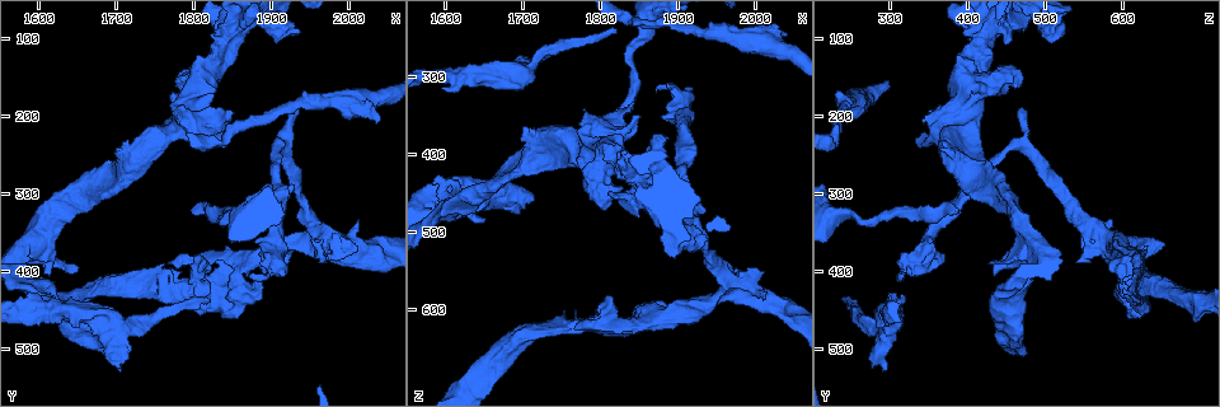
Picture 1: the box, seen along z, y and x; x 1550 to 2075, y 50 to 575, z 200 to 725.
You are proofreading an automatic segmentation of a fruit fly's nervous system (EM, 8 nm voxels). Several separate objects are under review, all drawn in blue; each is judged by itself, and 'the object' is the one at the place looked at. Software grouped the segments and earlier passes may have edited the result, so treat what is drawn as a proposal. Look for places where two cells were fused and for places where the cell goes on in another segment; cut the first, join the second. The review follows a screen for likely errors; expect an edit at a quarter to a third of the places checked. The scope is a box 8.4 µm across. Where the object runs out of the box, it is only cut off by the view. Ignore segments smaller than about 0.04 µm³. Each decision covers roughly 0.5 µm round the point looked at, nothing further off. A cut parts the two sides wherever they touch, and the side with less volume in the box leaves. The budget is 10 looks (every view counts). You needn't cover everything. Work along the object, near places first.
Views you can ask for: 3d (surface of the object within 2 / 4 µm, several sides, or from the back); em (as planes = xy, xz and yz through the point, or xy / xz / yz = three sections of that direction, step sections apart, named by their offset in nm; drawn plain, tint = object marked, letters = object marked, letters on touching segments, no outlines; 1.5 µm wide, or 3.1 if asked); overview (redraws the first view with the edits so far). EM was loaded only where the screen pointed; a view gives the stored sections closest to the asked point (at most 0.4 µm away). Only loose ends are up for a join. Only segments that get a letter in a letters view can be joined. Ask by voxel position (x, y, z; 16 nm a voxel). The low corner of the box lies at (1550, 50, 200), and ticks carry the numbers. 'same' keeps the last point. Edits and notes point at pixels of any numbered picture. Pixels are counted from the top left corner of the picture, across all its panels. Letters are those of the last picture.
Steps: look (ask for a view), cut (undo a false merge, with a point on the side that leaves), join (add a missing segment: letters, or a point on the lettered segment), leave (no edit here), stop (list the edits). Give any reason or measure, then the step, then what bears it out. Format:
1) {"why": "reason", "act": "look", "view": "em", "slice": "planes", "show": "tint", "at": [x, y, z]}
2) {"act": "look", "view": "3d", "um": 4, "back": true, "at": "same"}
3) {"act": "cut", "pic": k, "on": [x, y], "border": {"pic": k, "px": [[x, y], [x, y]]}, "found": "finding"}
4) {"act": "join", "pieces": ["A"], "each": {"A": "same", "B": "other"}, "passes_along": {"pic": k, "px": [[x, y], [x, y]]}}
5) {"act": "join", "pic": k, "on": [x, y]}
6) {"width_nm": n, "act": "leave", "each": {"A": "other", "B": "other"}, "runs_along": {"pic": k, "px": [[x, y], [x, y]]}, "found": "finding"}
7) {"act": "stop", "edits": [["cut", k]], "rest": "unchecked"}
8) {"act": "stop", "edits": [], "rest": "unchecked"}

{"why": "thin end", "act": "look", "view": "3d", "um": 2, "at": [1805, 325, 385]}

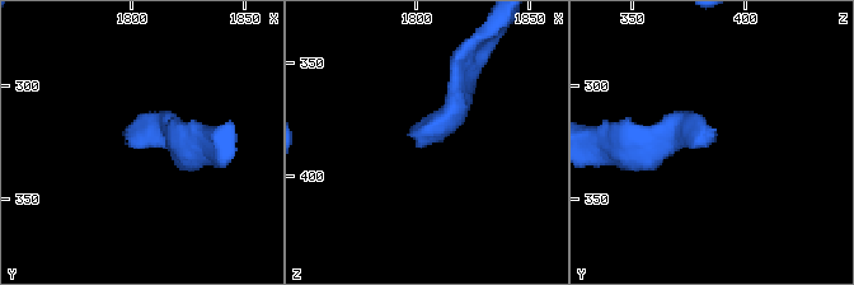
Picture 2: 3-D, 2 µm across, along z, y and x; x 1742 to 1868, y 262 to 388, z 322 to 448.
{"act": "look", "view": "em", "slice": "planes", "show": "letters", "at": [1803, 322, 388]}

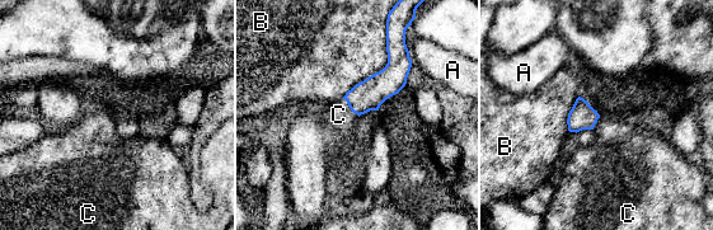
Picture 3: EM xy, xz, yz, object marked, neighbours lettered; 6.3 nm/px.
{"width_nm": 170, "longest_contact_nm": ["B", 500], "act": "join", "pieces": ["C"], "each": {"A": "other", "B": "other", "C": "same"}, "found": "it goes on there"}

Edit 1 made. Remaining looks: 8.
{"act": "look", "view": "overview"}

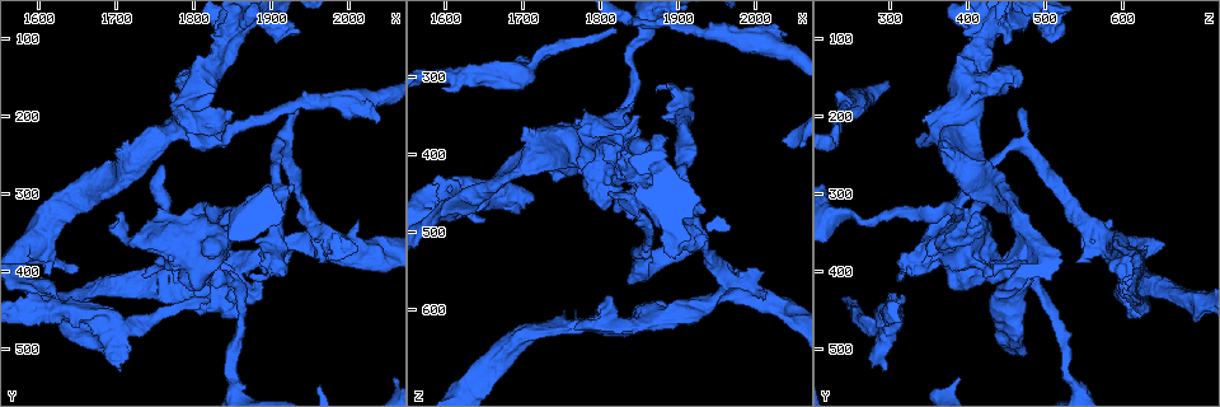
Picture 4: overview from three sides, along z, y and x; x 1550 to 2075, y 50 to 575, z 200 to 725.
{"why": "branch stops here", "act": "look", "view": "em", "slice": "planes", "show": "letters", "at": [1845, 195, 350]}

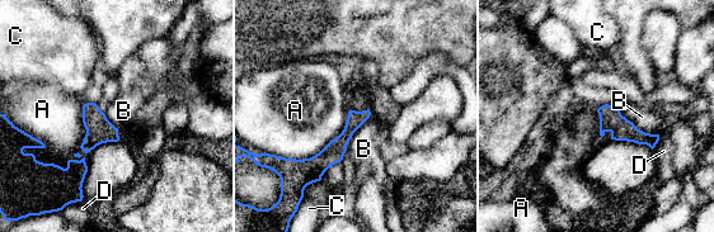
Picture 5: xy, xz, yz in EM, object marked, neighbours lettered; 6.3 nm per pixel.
{"act": "leave", "each": {"A": "other", "B": "other", "C": "other", "D": "other"}, "border": {"pic": 5, "px": [[350, 110], [314, 155], [278, 156]]}, "found": "none of them fits"}

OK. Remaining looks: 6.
{"why": "free end", "act": "look", "view": "em", "slice": "planes", "show": "letters", "at": [2010, 335, 585]}

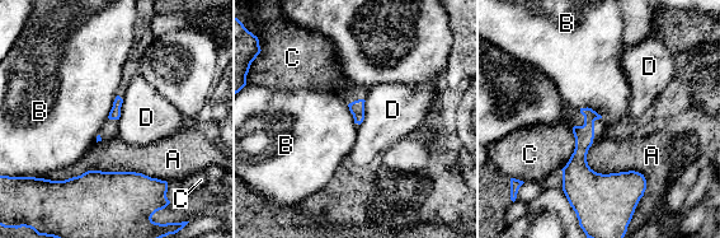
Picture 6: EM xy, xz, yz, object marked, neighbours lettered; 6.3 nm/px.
{"act": "leave", "each": {"A": "other", "B": "other", "C": "other", "D": "other"}, "runs_along": {"pic": 6, "px": [[584, 111], [582, 164], [598, 176]]}, "found": "no lettered segment goes on from it"}

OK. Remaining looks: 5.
{"why": "stops while still wide", "act": "look", "view": "3d", "um": 4, "at": [1705, 530, 290]}

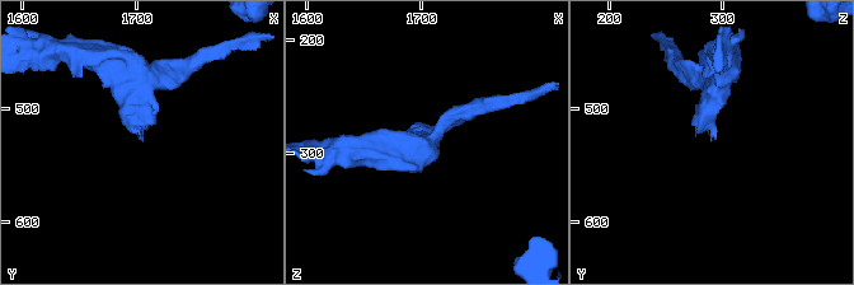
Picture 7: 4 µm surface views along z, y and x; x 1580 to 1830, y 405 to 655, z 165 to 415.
{"act": "look", "view": "em", "slice": "planes", "show": "letters", "at": [1706, 528, 290]}

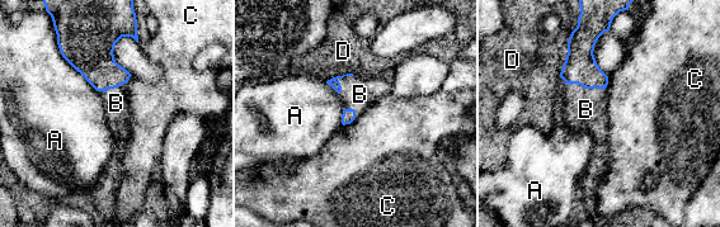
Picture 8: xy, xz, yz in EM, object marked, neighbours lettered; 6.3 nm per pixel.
{"longest_contact_nm": ["A", 400], "act": "join", "pieces": ["B"], "each": {"A": "other", "B": "same", "C": "other", "D": "other"}, "passes_along": {"pic": 8, "px": [[579, 67], [586, 88], [586, 109]]}, "found": "the cell continues"}

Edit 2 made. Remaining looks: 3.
{"act": "stop", "edits": [["join", 3], ["join", 8]], "rest": "unchecked"}

